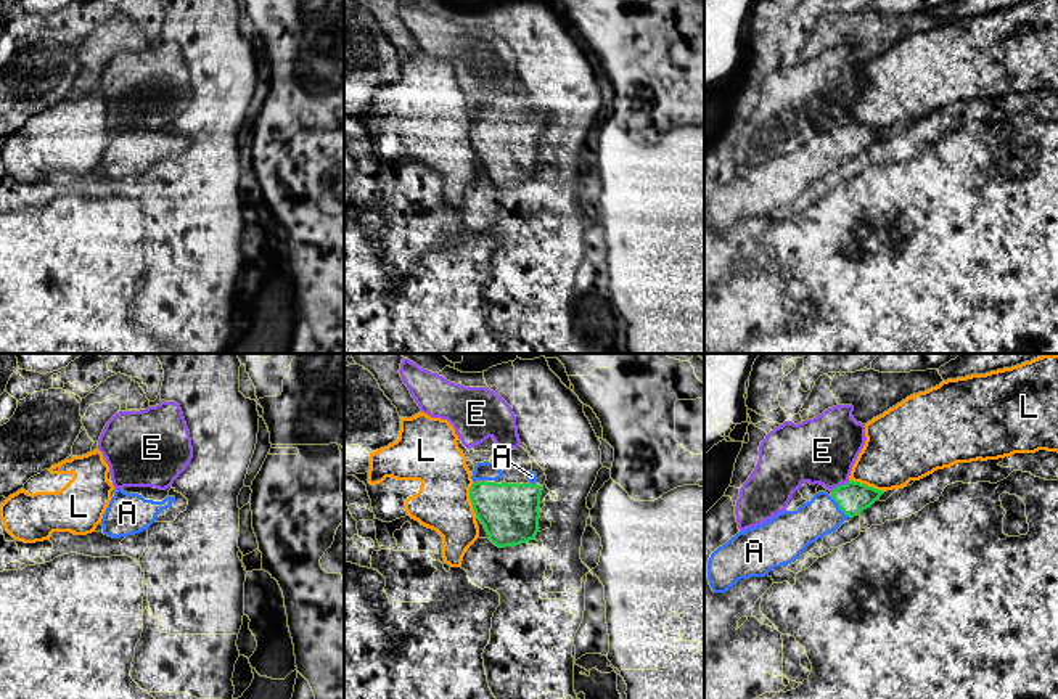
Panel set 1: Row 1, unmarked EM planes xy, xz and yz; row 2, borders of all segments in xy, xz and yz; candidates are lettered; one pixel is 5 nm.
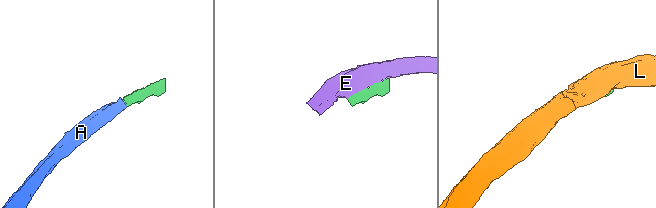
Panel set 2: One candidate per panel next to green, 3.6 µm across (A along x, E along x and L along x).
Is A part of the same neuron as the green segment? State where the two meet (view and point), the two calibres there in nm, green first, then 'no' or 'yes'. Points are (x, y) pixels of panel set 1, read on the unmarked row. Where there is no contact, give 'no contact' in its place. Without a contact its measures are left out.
yz (840, 148) | 160/190 nm | yes

